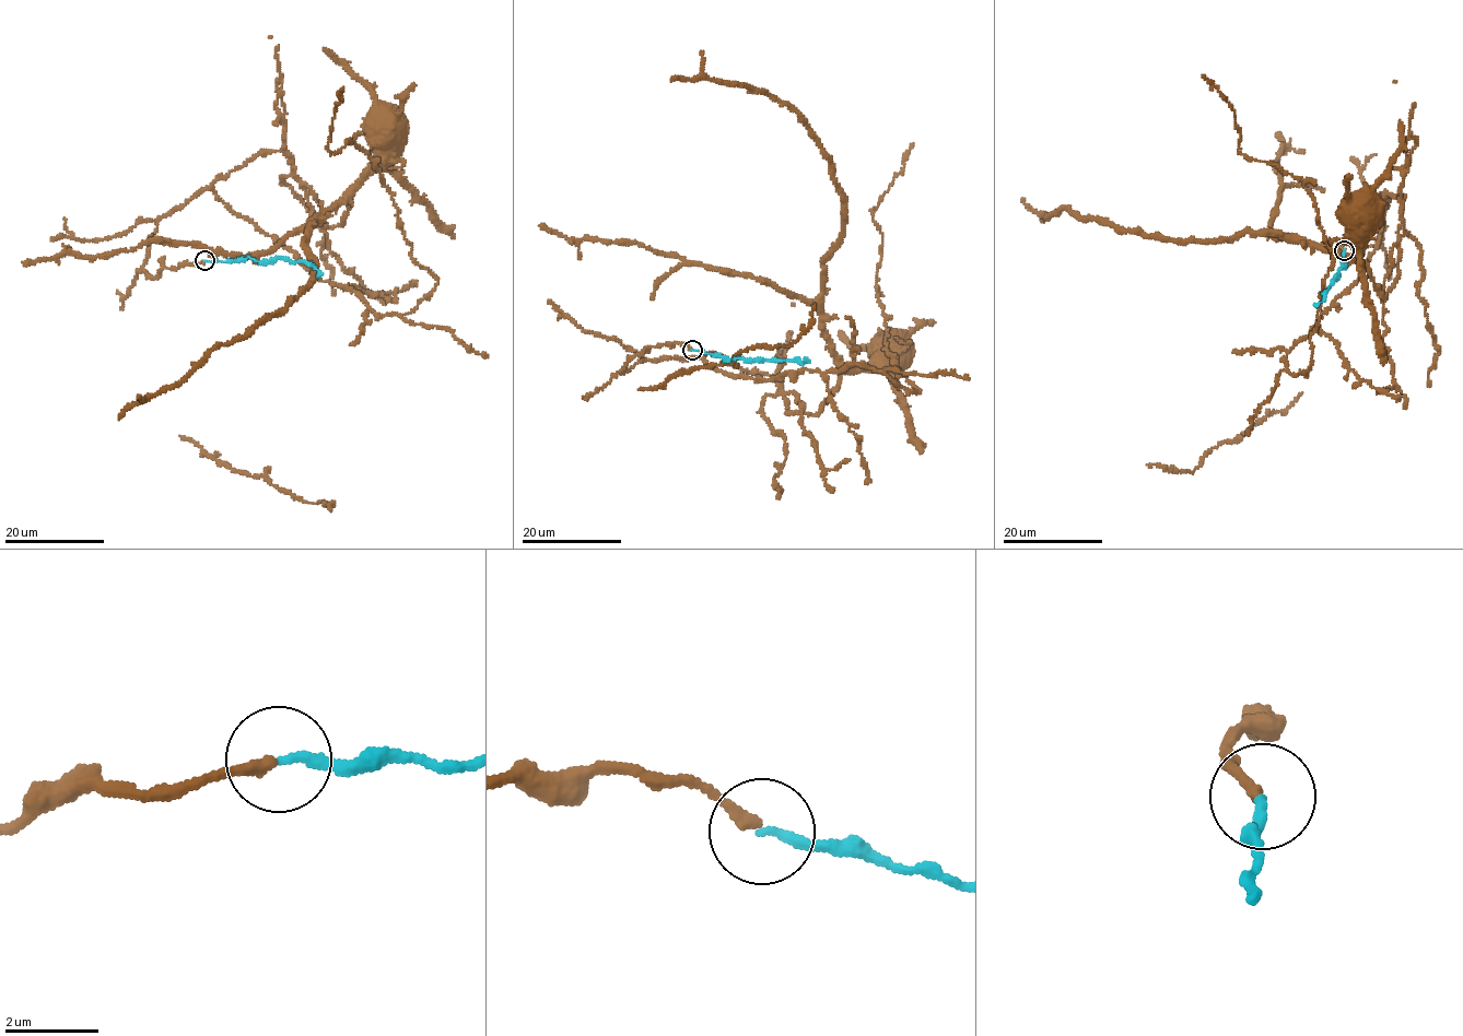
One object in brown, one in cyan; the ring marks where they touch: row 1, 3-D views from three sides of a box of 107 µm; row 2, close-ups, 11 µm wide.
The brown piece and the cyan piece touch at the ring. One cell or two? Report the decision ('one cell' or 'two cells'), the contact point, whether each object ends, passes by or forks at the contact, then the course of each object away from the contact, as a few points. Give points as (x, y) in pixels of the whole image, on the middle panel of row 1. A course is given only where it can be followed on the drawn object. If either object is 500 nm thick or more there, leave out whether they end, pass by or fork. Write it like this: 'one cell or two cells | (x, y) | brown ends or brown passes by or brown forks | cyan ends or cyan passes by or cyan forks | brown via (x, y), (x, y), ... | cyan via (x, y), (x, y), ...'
one cell | (692, 350) | brown ends | cyan ends | brown via (691, 349), (620, 371), (709, 353), (817, 413), (839, 373), (822, 257), (842, 191), (788, 106), (670, 79) | cyan via (691, 349), (730, 360), (802, 363), (805, 360)

